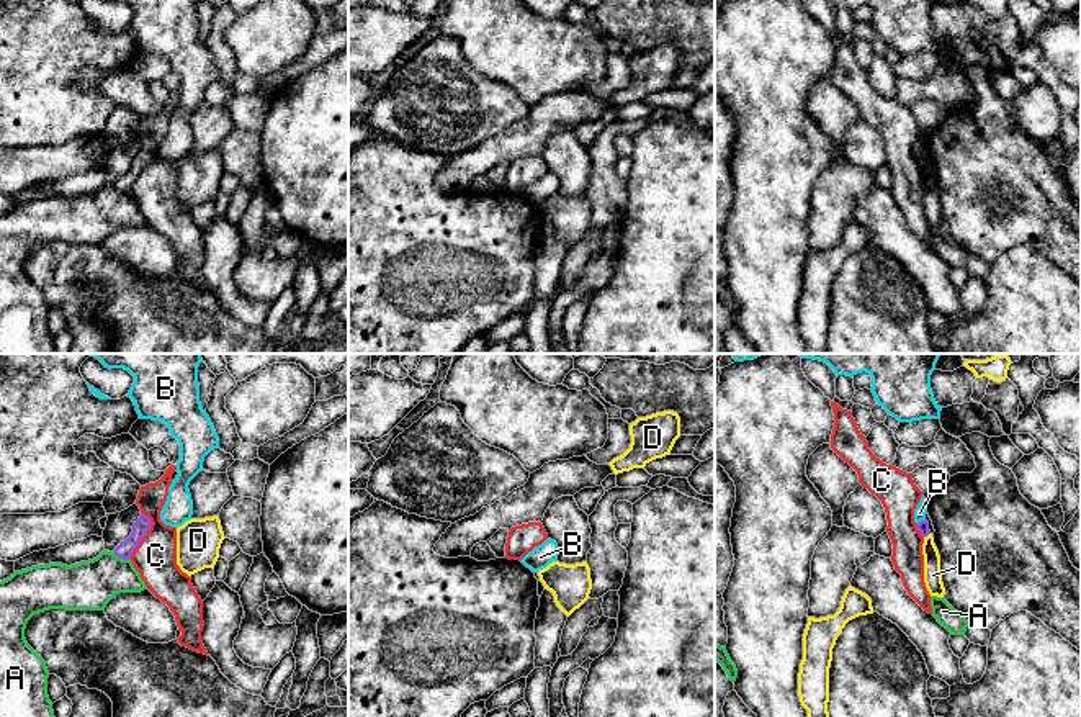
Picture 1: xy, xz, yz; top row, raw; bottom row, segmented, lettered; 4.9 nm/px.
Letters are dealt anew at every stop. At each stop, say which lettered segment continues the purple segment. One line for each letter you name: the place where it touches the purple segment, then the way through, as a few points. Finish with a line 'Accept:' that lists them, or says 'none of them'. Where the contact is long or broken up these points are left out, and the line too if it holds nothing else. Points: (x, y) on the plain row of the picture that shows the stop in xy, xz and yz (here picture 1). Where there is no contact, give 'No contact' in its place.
Accept: none of them

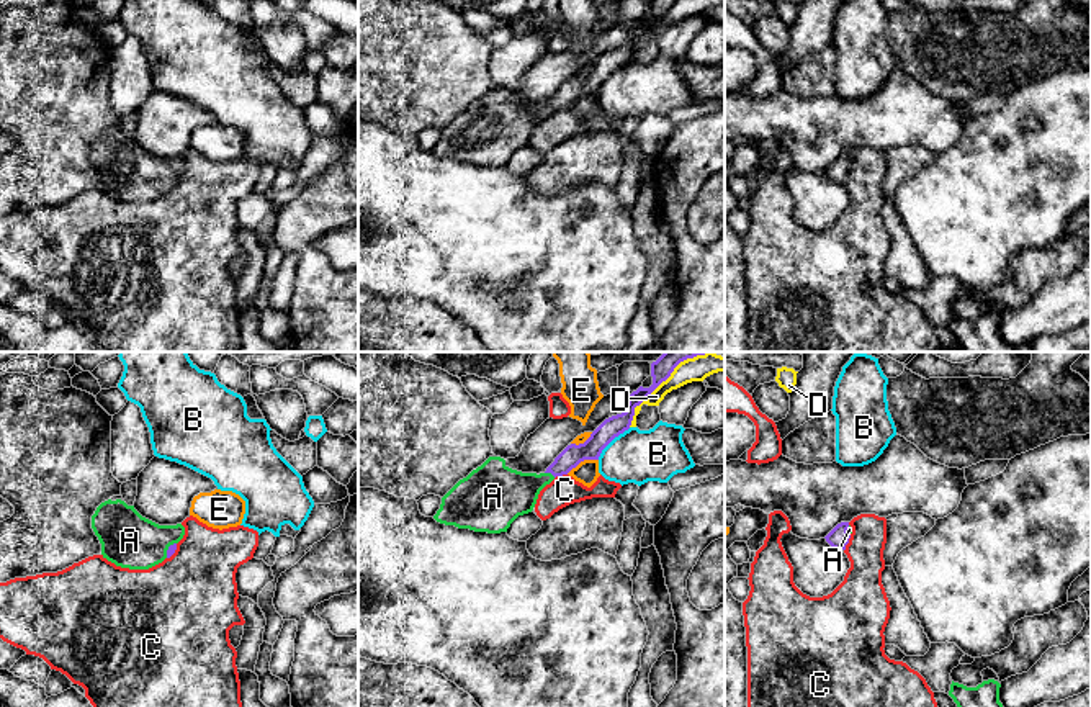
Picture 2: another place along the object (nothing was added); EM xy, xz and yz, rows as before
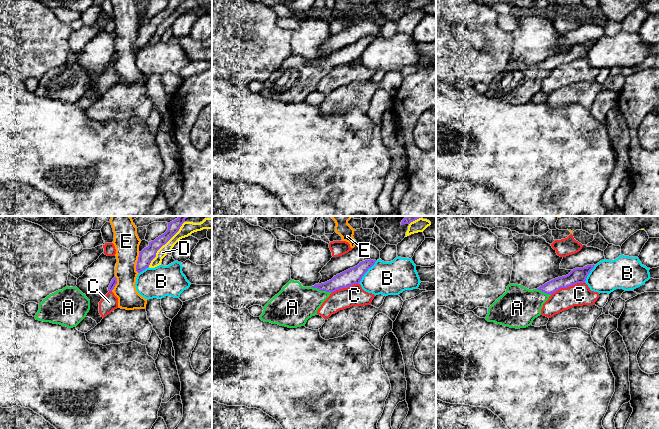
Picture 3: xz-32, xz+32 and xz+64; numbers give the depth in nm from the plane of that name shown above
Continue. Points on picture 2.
A: Touches purple at xz (550, 105). Path across: xz (591, 82), (571, 89), (550, 105), (516, 126), (504, 126)
Accept: A

